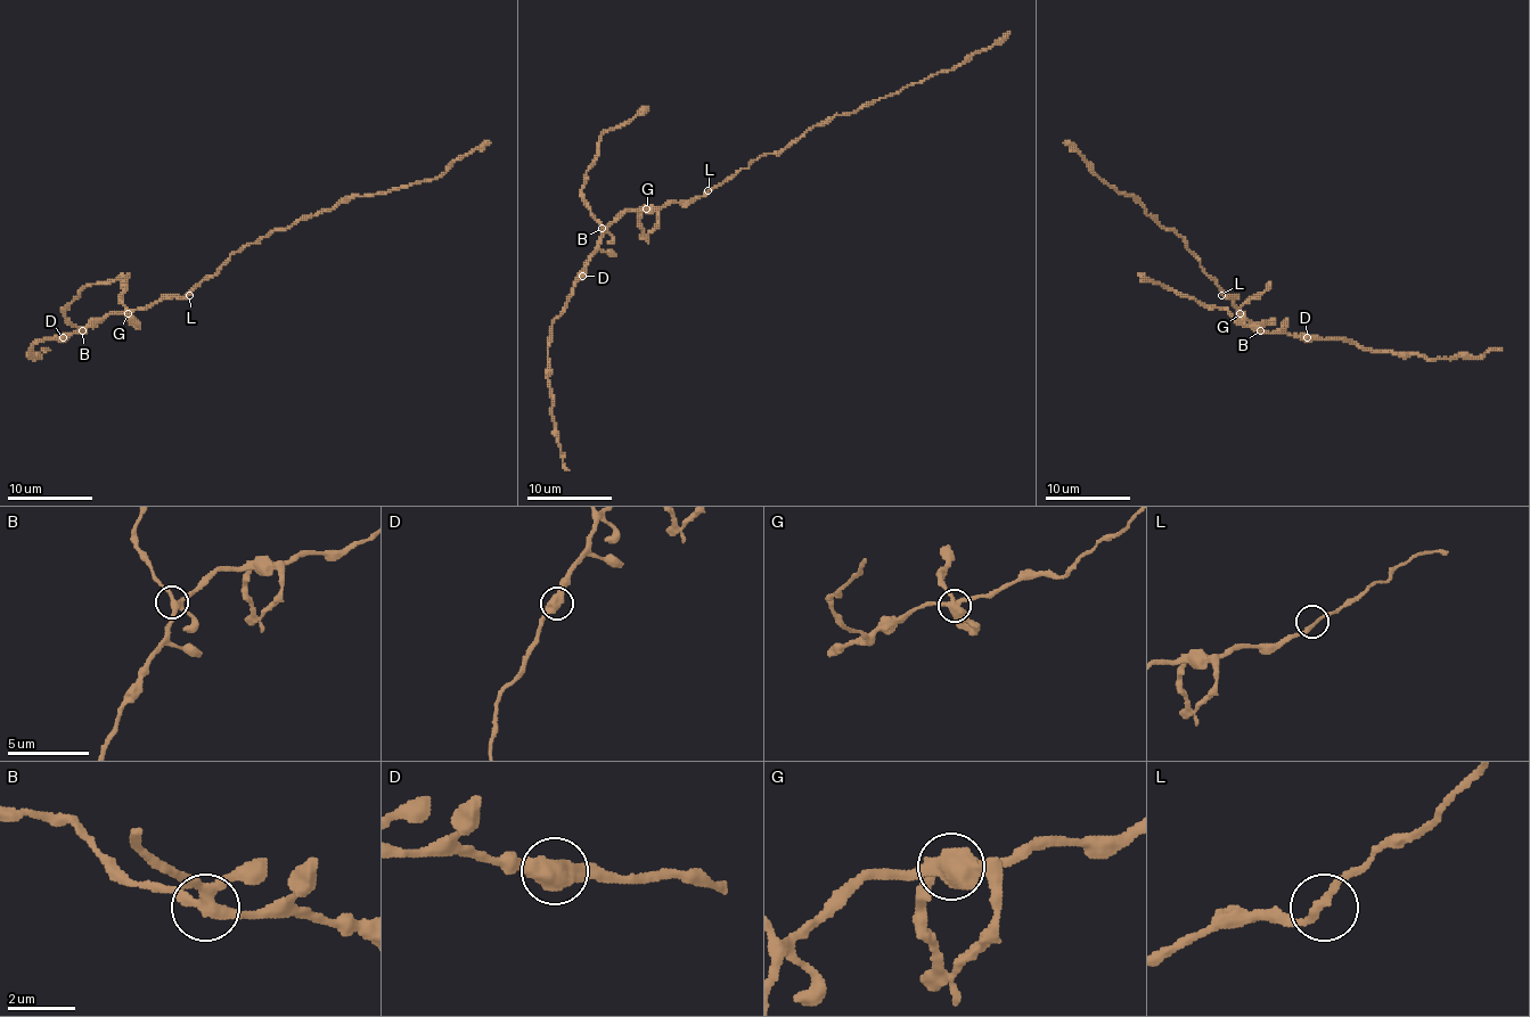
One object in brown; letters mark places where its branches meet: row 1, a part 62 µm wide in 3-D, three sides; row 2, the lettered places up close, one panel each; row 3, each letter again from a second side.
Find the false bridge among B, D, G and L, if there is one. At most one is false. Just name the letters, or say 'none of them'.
G

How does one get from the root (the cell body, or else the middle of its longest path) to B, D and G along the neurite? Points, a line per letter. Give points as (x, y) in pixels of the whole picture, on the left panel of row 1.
B: (189, 293), (136, 310), (109, 312), (82, 330)
D: (189, 293), (136, 310), (109, 312), (82, 333), (63, 337)
G: (189, 293), (185, 296), (155, 301), (127, 313)

